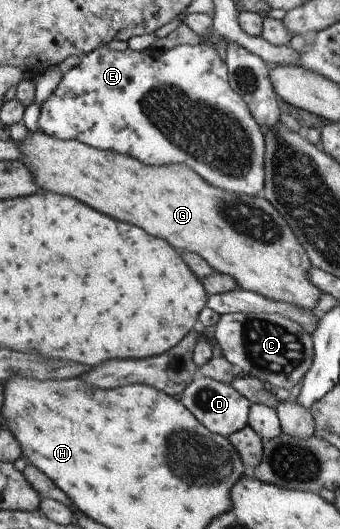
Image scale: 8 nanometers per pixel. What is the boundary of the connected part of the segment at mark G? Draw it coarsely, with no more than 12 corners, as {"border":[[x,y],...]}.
{"border":[[29,131],[21,162],[197,253],[244,291],[317,311],[310,258],[266,198],[186,164]]}

